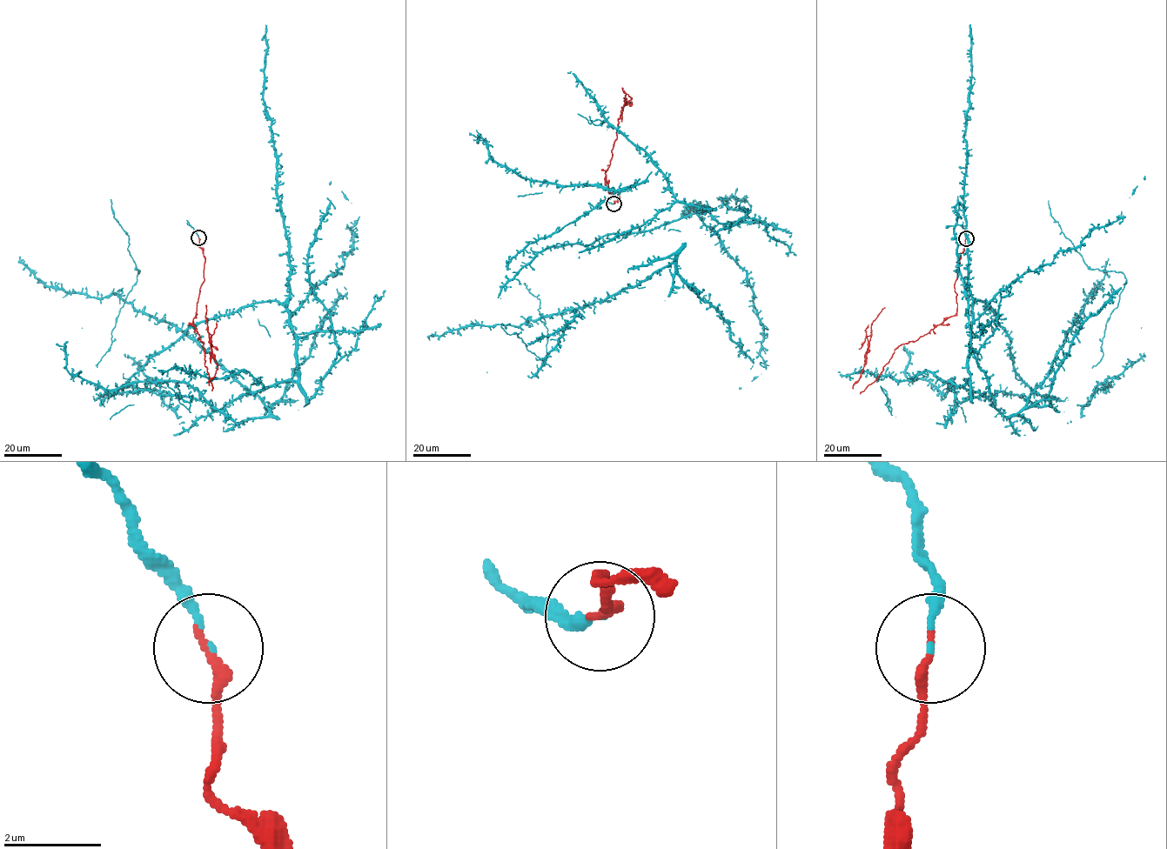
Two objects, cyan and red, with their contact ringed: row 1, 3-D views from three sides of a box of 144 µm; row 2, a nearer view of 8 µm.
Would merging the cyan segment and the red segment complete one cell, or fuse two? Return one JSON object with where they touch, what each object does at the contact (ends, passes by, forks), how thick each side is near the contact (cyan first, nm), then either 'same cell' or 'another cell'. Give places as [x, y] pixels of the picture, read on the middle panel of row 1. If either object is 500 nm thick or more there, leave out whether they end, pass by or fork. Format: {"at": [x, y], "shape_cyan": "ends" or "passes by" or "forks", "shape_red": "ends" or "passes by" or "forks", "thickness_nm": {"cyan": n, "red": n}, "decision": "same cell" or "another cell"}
{"at": [613, 203], "shape_cyan": "ends", "shape_red": "ends", "thickness_nm": {"cyan": 120, "red": 220}, "decision": "another cell"}

